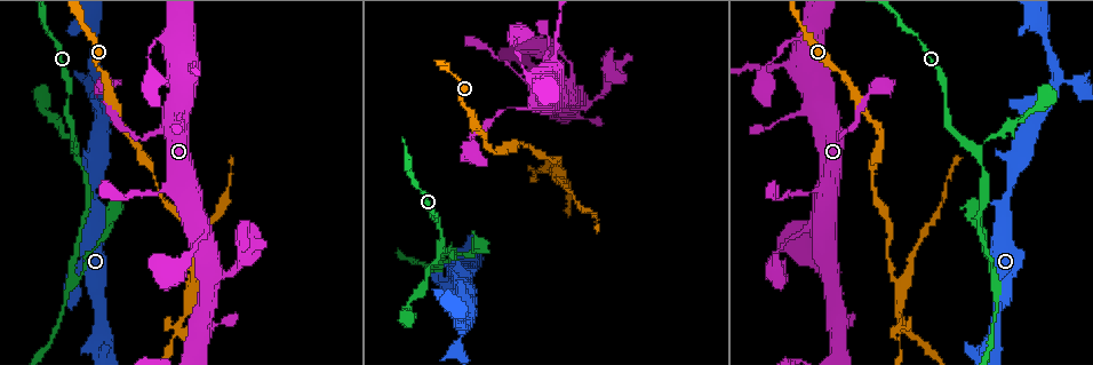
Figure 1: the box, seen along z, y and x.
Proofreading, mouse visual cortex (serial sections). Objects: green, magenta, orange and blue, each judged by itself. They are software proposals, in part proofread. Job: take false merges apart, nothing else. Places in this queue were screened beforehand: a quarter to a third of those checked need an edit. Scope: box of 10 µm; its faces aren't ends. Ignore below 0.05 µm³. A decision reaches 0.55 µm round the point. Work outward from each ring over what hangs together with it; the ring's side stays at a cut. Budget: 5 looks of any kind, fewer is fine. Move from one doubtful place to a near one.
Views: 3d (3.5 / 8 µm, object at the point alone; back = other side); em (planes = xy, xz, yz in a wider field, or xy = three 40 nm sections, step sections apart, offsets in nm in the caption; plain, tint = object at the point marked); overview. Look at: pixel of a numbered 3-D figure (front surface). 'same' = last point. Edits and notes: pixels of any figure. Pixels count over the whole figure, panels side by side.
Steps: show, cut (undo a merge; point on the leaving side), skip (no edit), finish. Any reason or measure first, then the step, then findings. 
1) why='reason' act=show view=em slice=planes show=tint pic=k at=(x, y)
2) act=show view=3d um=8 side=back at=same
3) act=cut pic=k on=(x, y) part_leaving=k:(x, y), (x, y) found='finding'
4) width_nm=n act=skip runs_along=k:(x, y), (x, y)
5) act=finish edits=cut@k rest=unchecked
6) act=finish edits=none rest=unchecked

why='thick turns thin' act=show view=3d um=3.5 pic=1 at=(786, 66)

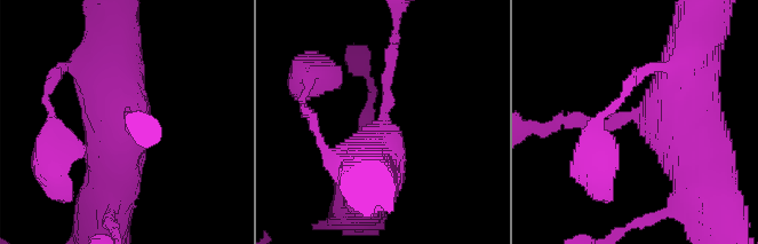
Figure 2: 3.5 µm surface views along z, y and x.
why='shape alone is not enough' act=show view=em slice=xy step=1 show=tint pic=2 at=(382, 126)

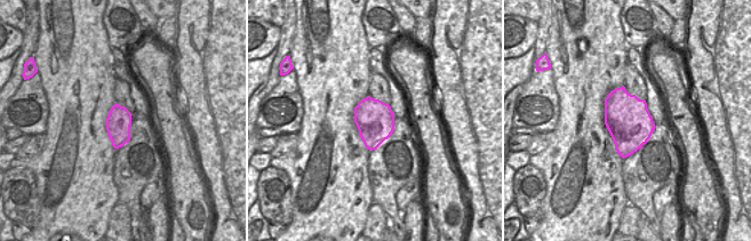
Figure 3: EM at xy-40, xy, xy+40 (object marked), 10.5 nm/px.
act=skip runs_along=2:(688, 156), (673, 115), (574, 118) found='one cell here'

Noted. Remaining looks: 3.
why='three-way junction' act=show view=3d um=3.5 pic=1 at=(975, 148)

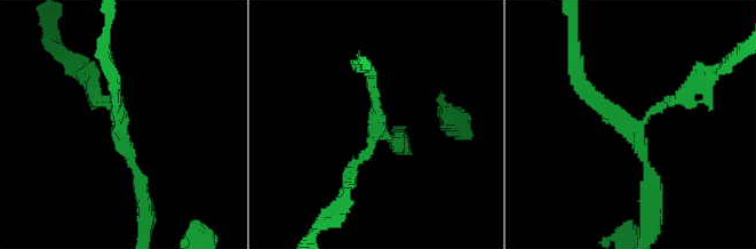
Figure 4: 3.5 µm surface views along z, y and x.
act=show view=em slice=xy step=3 show=tint pic=4 at=(120, 127)

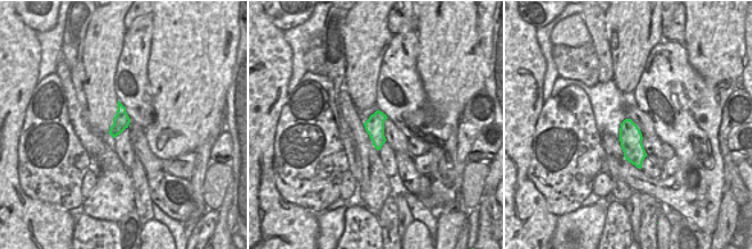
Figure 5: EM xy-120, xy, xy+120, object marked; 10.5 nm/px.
act=skip found='continuous, no second cell'

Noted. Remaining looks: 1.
act=finish edits=none rest=unchecked

